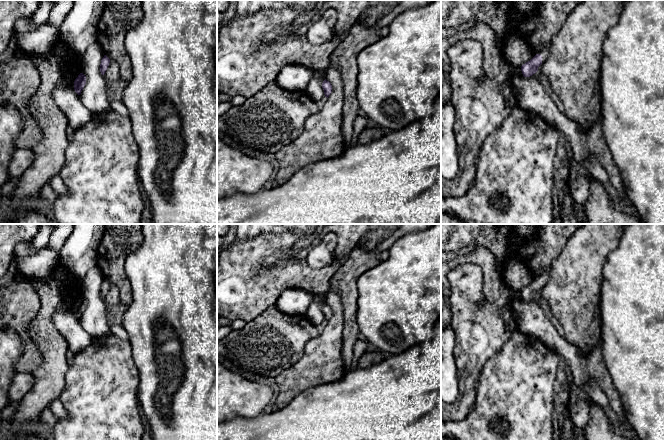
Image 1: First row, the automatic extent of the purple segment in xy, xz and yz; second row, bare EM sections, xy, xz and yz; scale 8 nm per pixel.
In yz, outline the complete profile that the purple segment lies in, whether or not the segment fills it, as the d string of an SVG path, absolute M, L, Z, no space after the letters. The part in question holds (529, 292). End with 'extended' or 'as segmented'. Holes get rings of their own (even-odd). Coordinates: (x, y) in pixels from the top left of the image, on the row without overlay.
M548 266L538 278L521 290L524 301L530 301L538 295L538 291L546 284L549 274L550 267Z | extended

